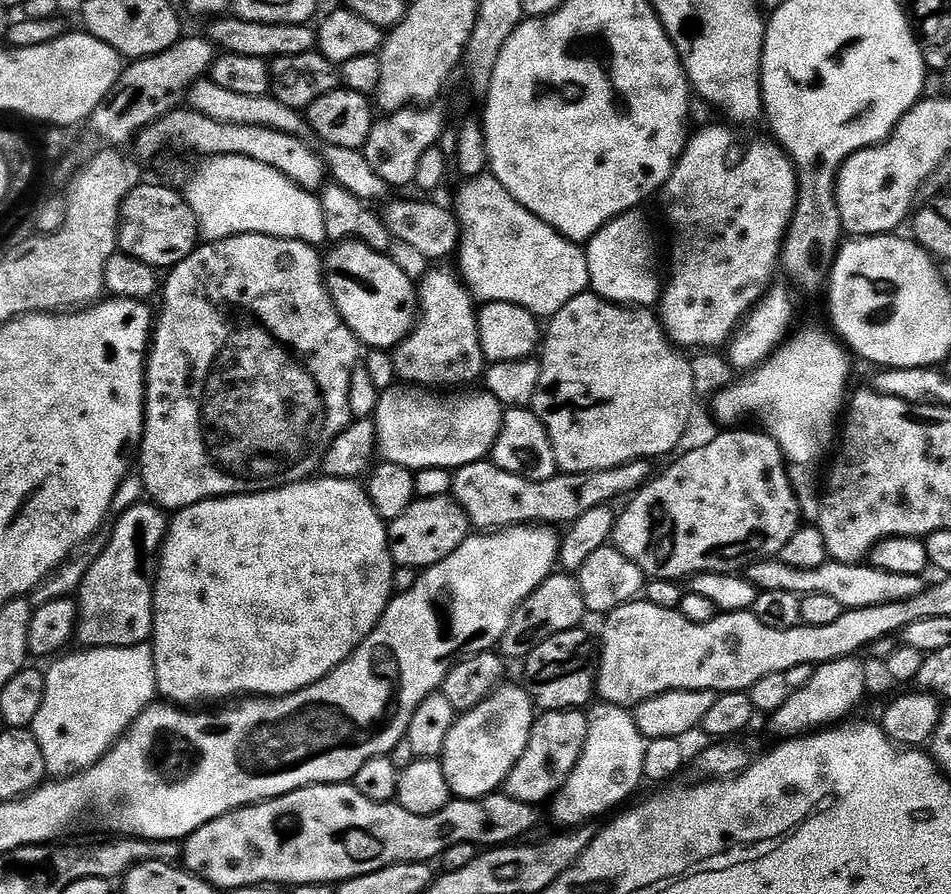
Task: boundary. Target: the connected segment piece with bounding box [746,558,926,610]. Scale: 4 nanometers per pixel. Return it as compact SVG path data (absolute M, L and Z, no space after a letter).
M779 558L760 560L747 569L746 575L760 592L766 590L786 590L795 592L803 598L810 594L827 594L834 598L845 610L849 608L865 608L866 606L886 606L892 602L906 602L922 594L926 589L924 576L914 574L890 574L881 568L873 568L871 563L838 564L829 562L814 570L798 570L794 566L786 566Z

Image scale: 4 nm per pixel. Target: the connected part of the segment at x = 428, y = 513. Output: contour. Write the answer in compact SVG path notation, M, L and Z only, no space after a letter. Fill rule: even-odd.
M451 495L417 498L408 507L402 518L387 525L388 548L393 561L399 566L410 566L417 570L433 568L438 562L450 558L458 546L470 535L468 515Z

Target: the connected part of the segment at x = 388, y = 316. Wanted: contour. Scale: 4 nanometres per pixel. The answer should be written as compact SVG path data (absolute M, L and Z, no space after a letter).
M357 240L335 245L329 256L323 257L328 290L340 316L361 345L369 349L395 349L412 333L418 319L418 288L395 264L389 253L372 250Z

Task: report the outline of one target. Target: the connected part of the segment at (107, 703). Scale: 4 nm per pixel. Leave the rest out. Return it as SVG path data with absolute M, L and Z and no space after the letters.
M151 643L135 644L129 648L84 648L79 651L69 651L49 663L53 664L46 668L42 710L38 710L38 718L34 718L30 729L38 746L42 746L48 776L52 778L71 778L99 764L158 696Z

